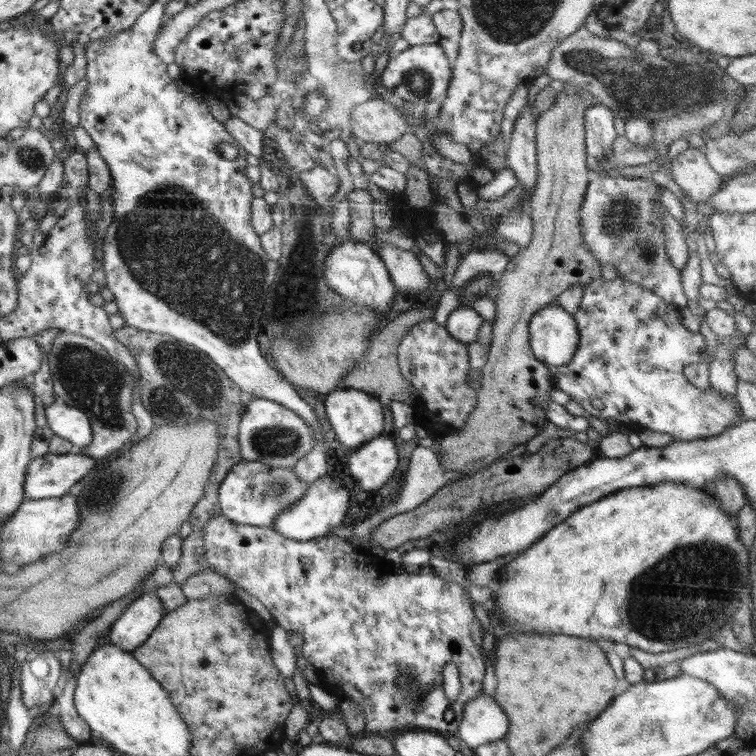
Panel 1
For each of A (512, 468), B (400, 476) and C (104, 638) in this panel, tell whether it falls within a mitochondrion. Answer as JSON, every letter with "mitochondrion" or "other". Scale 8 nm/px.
{"A":"other","B":"other","C":"other"}

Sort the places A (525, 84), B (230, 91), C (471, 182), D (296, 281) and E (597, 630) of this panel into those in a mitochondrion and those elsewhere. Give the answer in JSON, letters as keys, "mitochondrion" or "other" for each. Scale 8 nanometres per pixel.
{"A":"other","B":"other","C":"other","D":"mitochondrion","E":"other"}

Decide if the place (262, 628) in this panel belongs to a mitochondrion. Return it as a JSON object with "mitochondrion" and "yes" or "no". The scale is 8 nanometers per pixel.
{"mitochondrion":"no"}

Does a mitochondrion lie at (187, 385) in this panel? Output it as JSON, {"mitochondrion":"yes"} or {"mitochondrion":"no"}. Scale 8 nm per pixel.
{"mitochondrion":"yes"}

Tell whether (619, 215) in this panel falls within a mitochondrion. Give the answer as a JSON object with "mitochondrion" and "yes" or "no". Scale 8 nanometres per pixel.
{"mitochondrion":"yes"}

